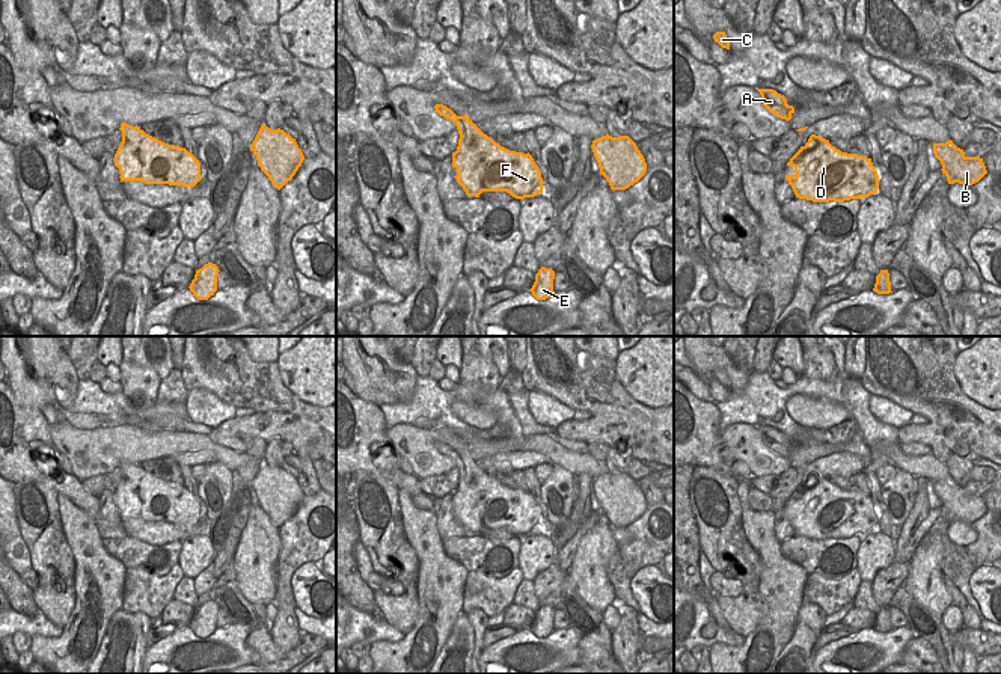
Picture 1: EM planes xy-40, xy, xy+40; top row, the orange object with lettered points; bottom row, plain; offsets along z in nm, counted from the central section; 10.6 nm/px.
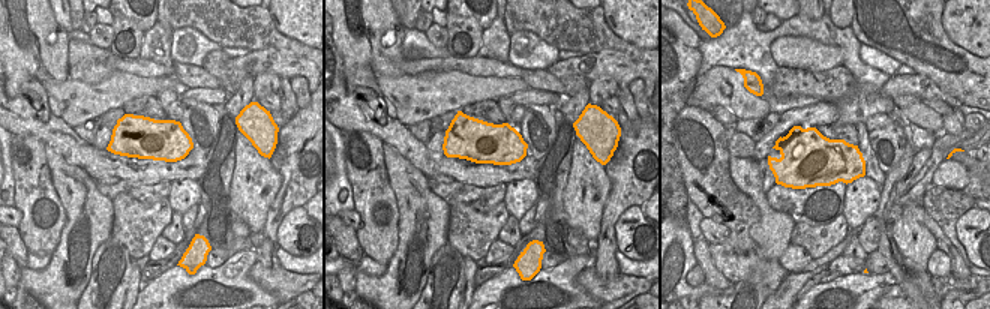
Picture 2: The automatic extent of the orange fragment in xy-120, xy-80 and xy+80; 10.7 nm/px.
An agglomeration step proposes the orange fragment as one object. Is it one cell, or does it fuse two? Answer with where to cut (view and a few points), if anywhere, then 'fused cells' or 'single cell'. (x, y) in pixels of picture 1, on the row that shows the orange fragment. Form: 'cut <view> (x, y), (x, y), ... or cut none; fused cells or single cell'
cut xy (459, 116), (456, 122); fused cells

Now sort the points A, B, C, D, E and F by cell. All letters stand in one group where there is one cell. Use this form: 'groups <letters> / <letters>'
groups A C / B D E F

